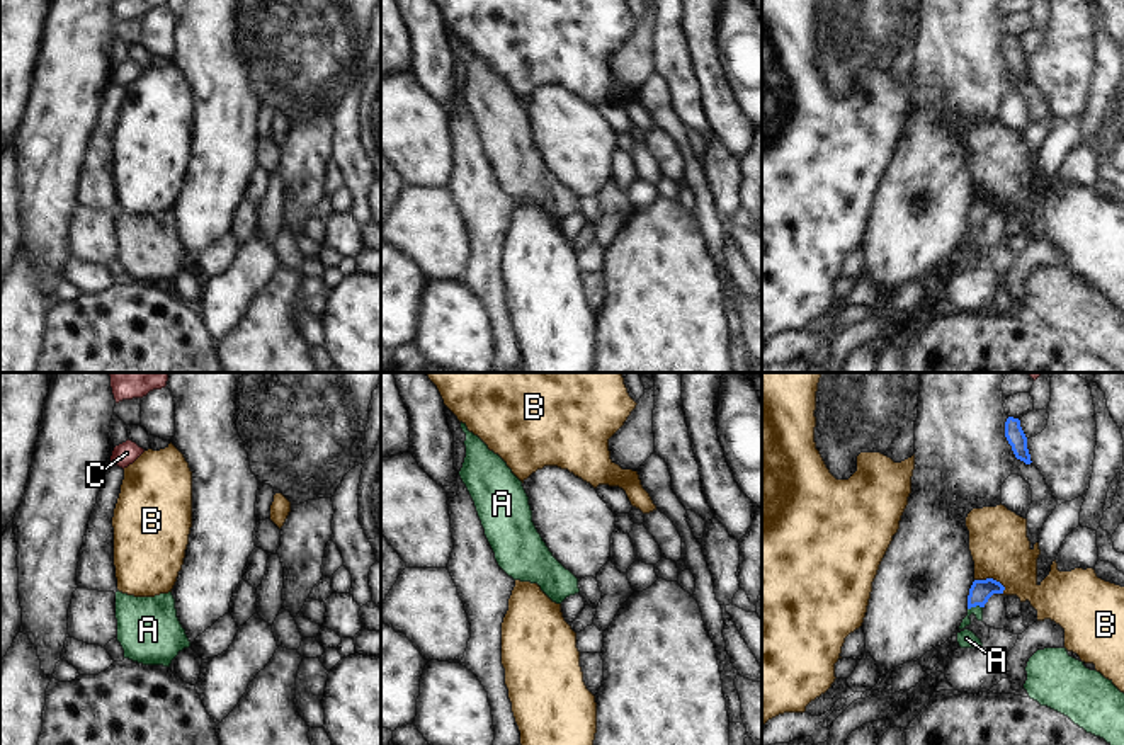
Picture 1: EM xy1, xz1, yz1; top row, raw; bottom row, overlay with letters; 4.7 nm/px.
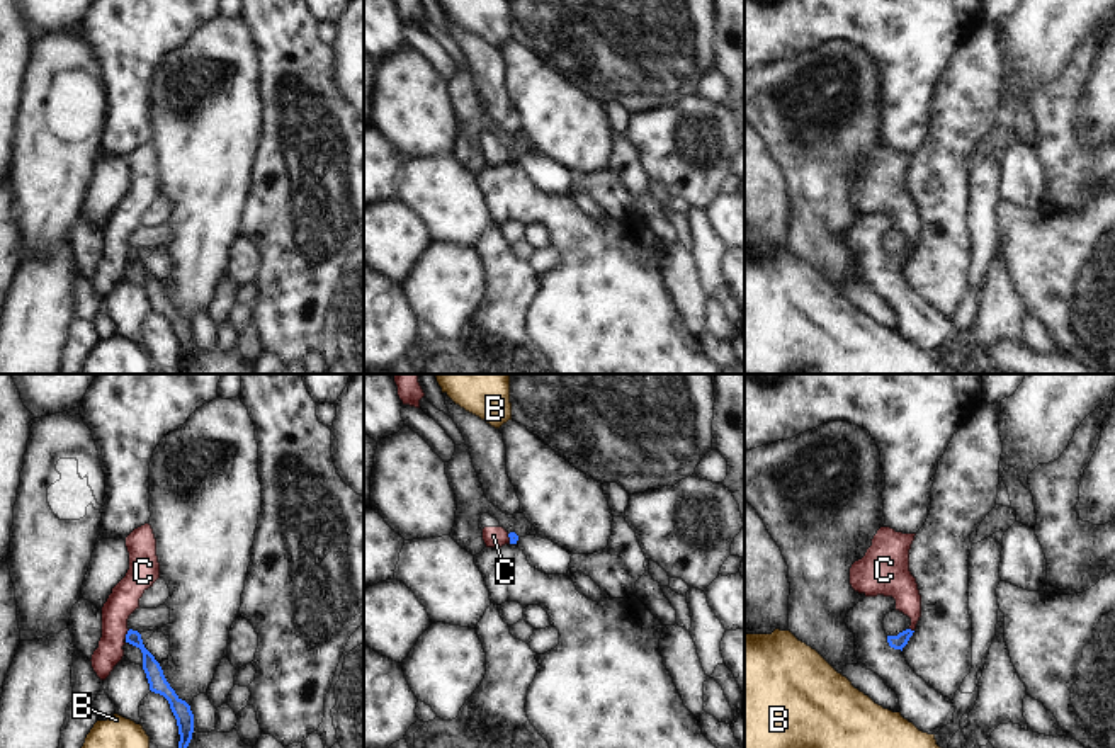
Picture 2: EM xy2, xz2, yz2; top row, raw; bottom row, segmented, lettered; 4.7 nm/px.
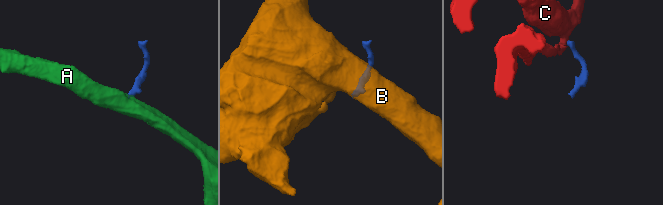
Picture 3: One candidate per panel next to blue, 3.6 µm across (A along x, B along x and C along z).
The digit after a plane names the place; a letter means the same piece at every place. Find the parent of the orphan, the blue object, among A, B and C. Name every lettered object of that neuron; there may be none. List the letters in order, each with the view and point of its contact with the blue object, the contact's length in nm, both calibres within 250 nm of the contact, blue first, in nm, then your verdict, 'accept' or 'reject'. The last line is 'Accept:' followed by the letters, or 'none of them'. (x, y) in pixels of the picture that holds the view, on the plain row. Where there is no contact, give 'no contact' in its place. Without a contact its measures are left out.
A: meets blue in yz1 at (975, 225); contact 70 nm long; 100 nm thick on the blue side, 90 nm on the other; accept
B: meets blue in yz1 at (990, 198); contact 160 nm long; 100 nm thick on the blue side, 280 nm on the other; reject
C: meets blue in xy2 at (126, 254); contact 50 nm long; 80 nm thick on the blue side, 140 nm on the other; reject
Accept: A

